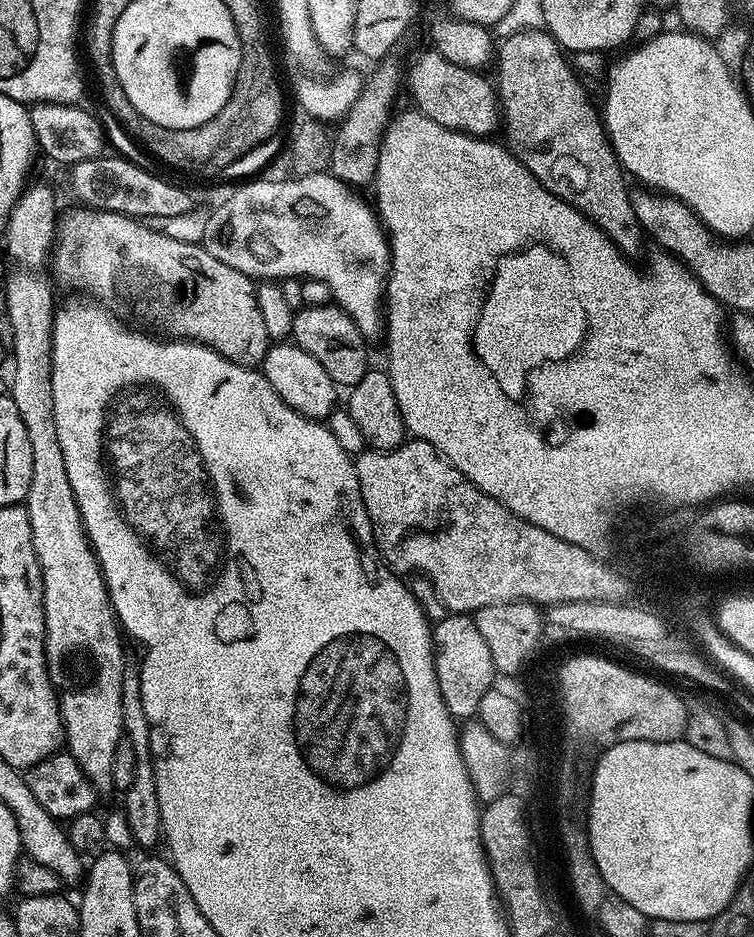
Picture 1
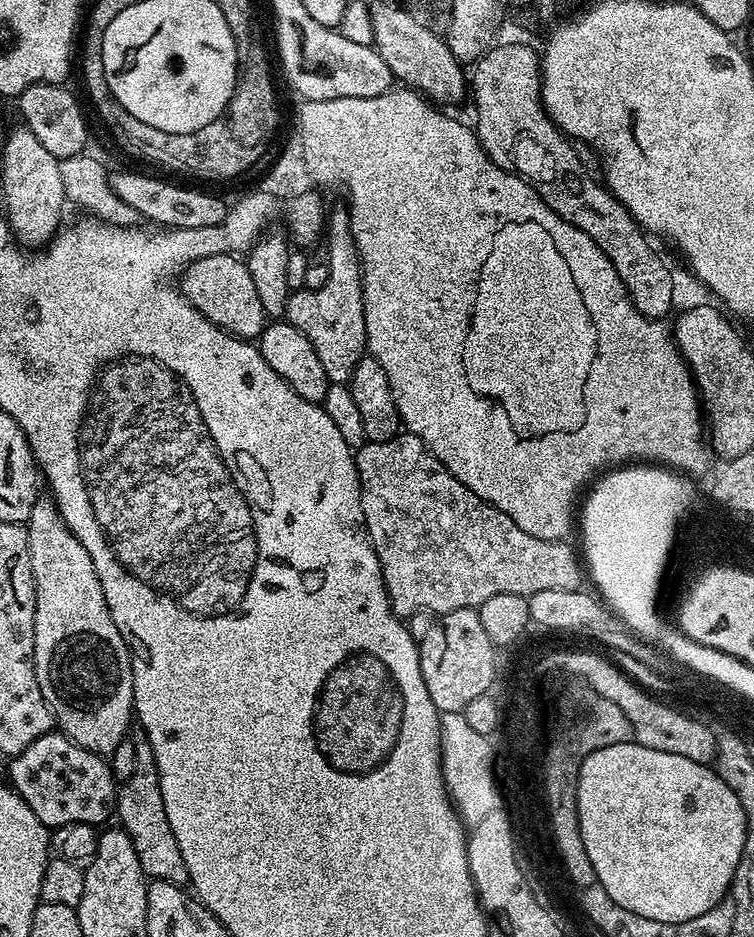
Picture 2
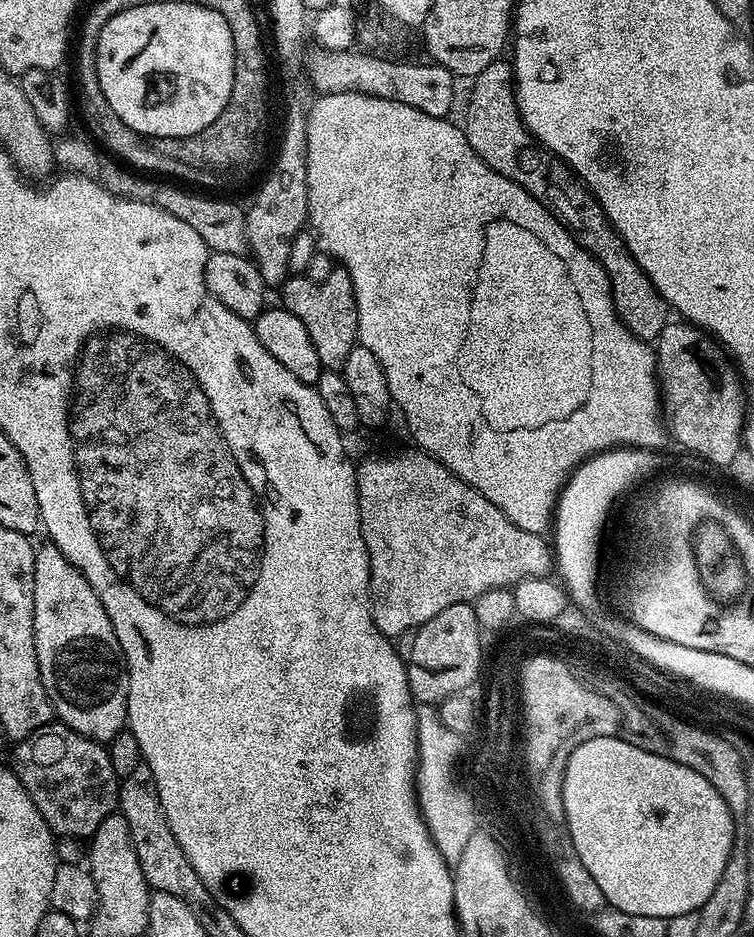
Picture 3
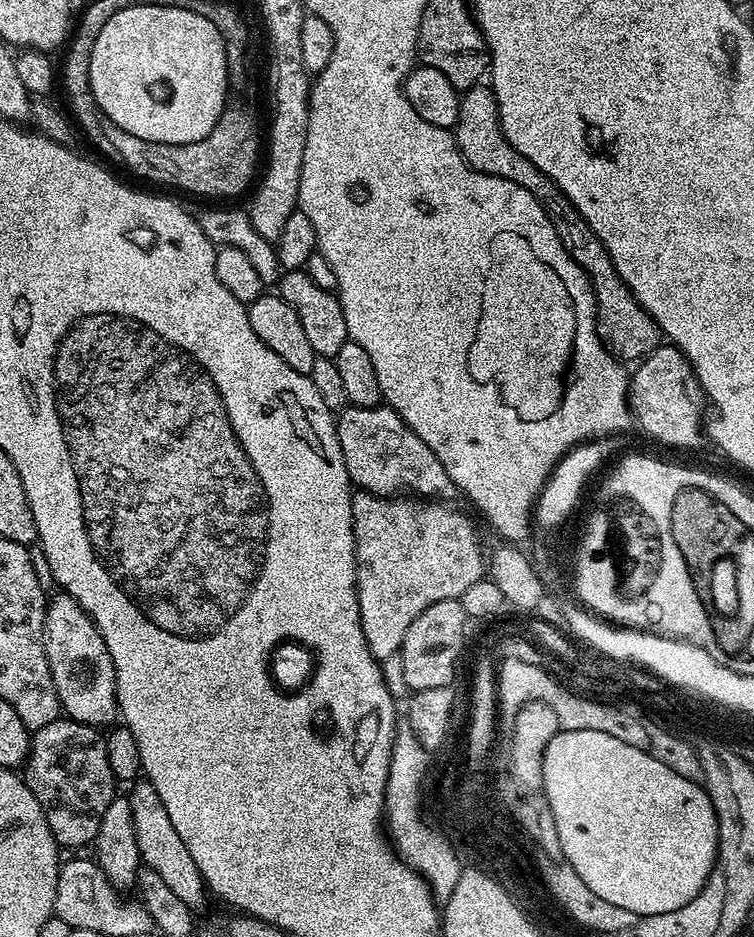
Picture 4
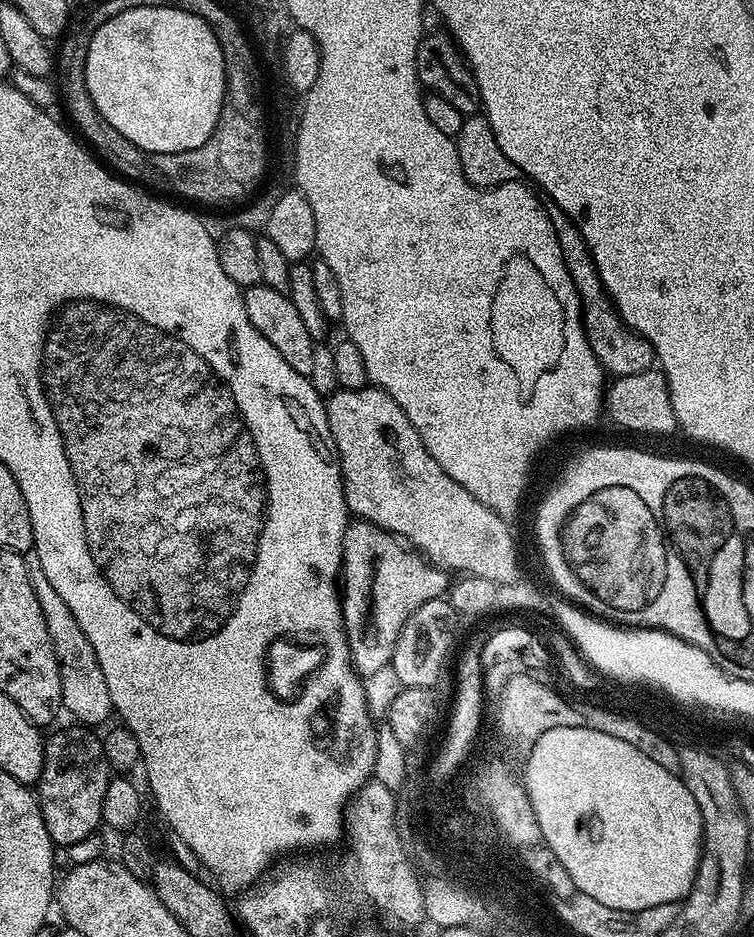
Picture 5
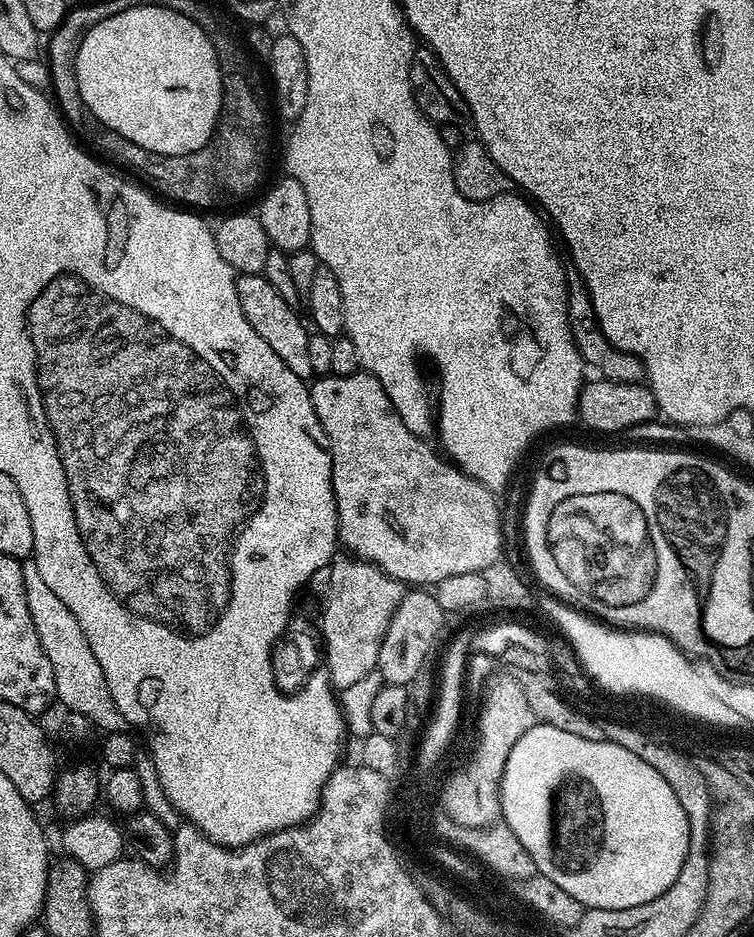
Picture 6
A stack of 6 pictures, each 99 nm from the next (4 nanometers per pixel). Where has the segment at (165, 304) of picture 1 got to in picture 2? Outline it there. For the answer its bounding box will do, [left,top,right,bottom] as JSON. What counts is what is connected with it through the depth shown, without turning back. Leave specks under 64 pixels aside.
[182,254,266,341]

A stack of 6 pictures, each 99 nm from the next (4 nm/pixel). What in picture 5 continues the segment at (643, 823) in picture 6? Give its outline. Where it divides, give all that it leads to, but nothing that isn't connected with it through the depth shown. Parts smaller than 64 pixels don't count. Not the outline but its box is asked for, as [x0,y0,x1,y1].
[522,726,703,912]

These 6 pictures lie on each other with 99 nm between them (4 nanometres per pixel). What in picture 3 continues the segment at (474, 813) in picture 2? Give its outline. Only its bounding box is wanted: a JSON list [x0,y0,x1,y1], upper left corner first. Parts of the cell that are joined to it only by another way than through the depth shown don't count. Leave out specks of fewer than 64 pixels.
[415,704,473,866]

